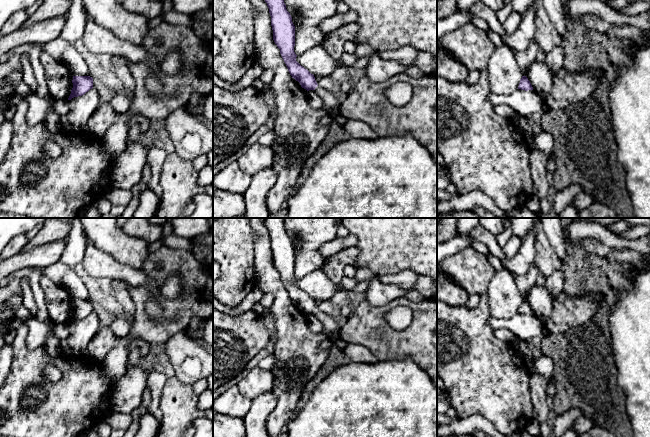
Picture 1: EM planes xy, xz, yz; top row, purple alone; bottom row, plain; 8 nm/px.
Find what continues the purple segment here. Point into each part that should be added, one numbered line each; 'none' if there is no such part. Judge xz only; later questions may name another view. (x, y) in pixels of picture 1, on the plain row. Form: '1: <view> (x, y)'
1: xz (331, 328)

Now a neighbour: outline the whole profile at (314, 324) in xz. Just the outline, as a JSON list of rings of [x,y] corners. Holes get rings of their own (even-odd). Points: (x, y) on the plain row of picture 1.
[[[314,314],[307,315],[307,322],[309,329],[316,333],[321,334],[323,333],[323,324],[319,321],[319,319]]]

